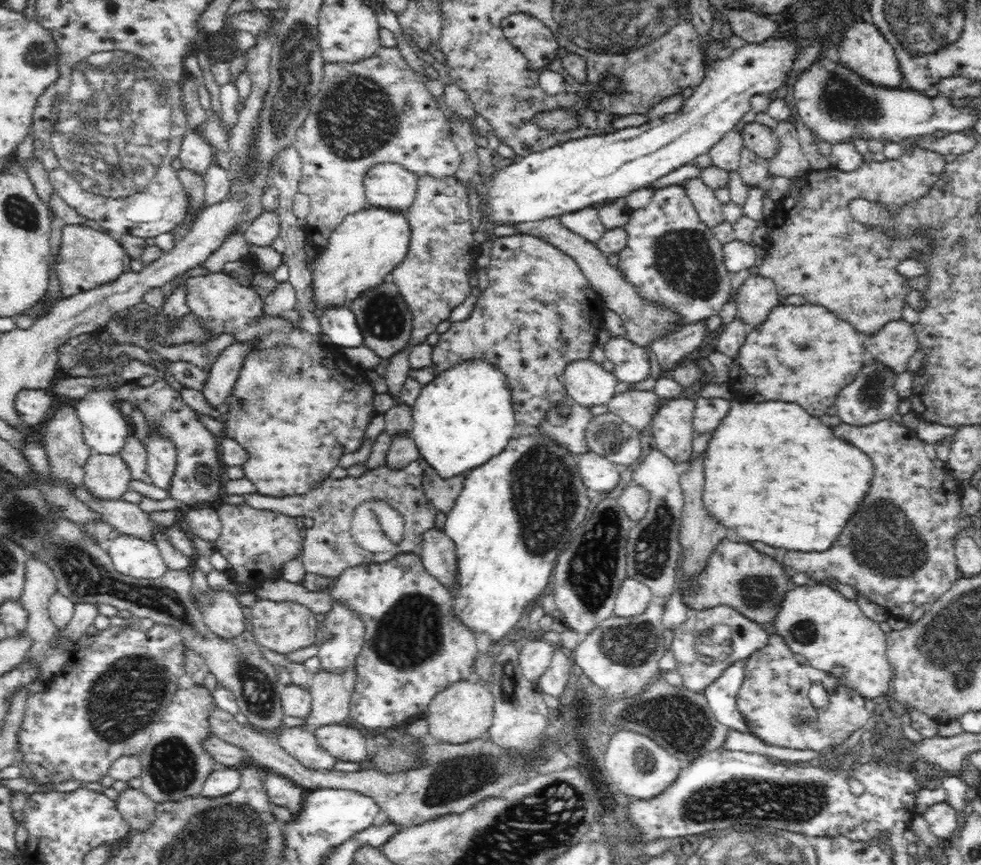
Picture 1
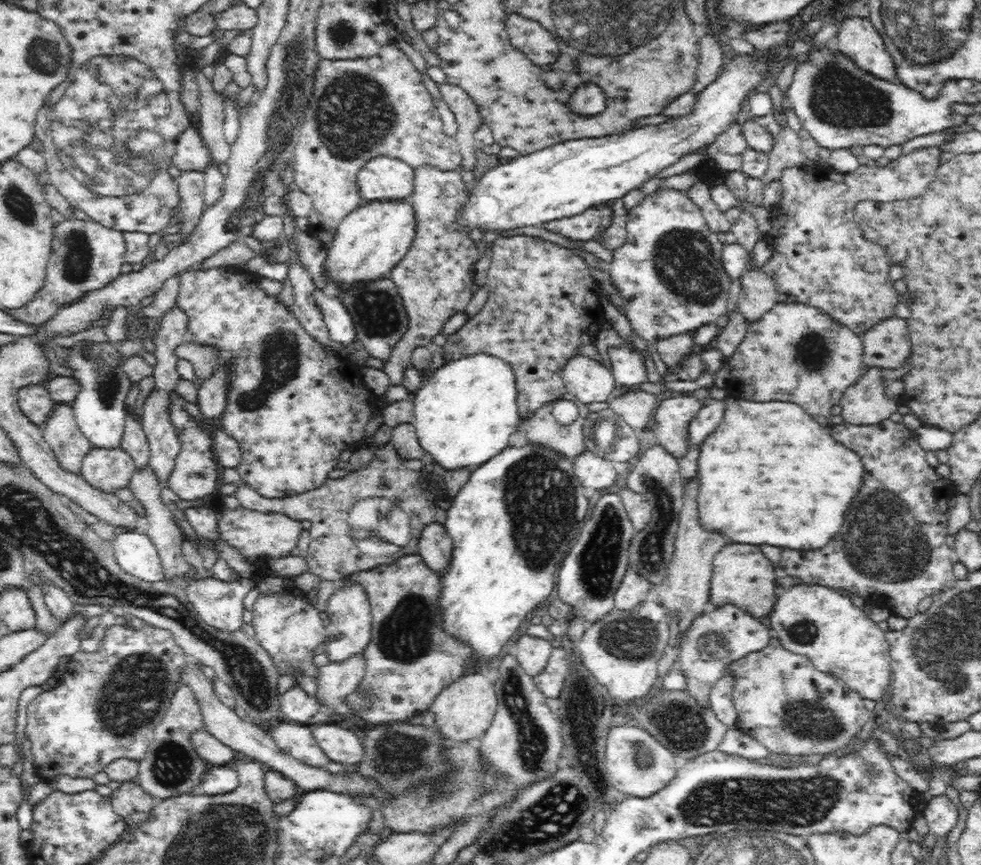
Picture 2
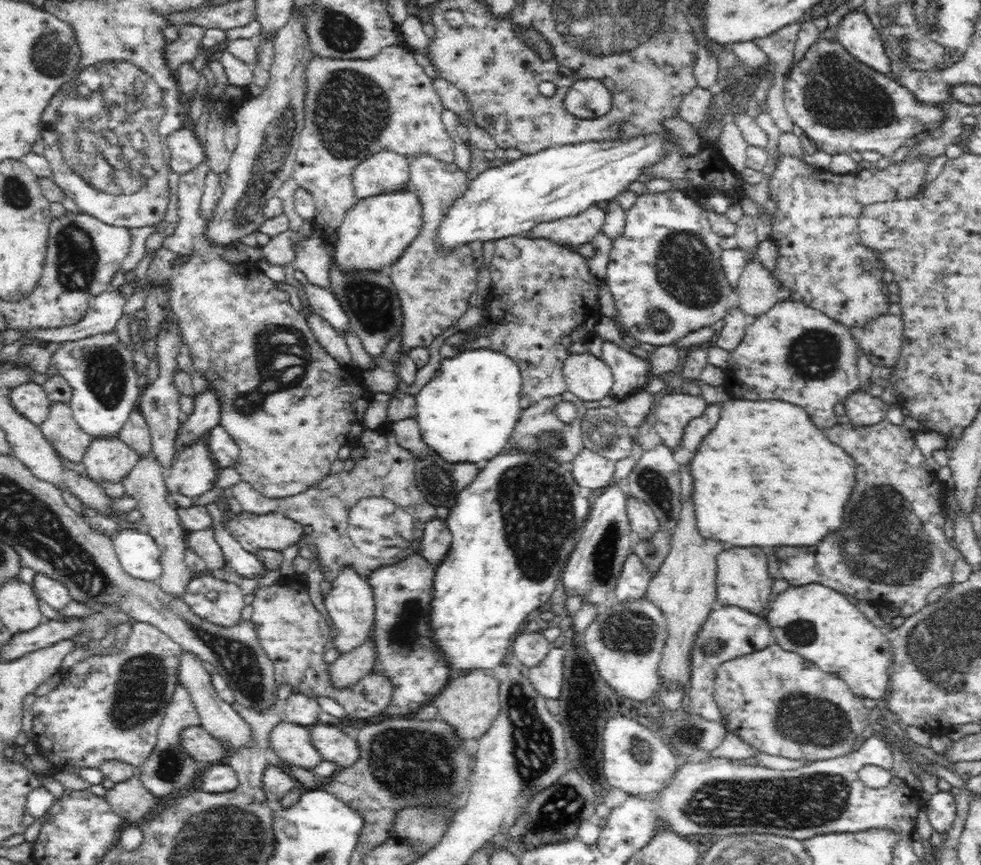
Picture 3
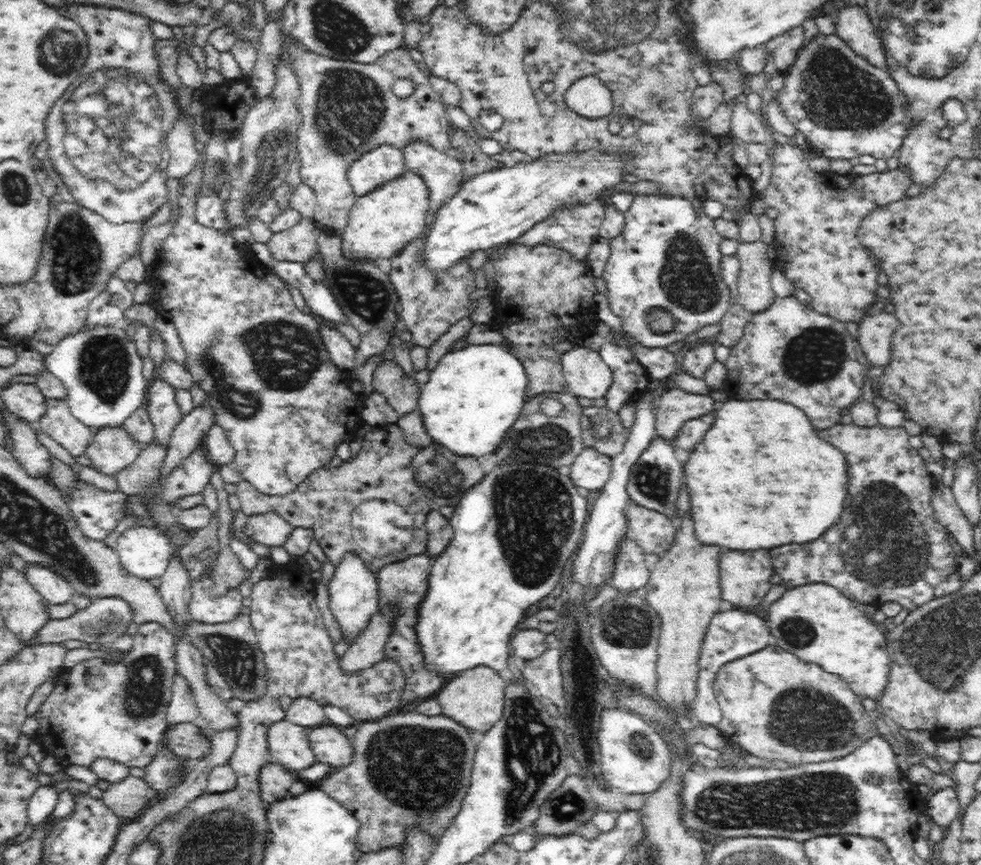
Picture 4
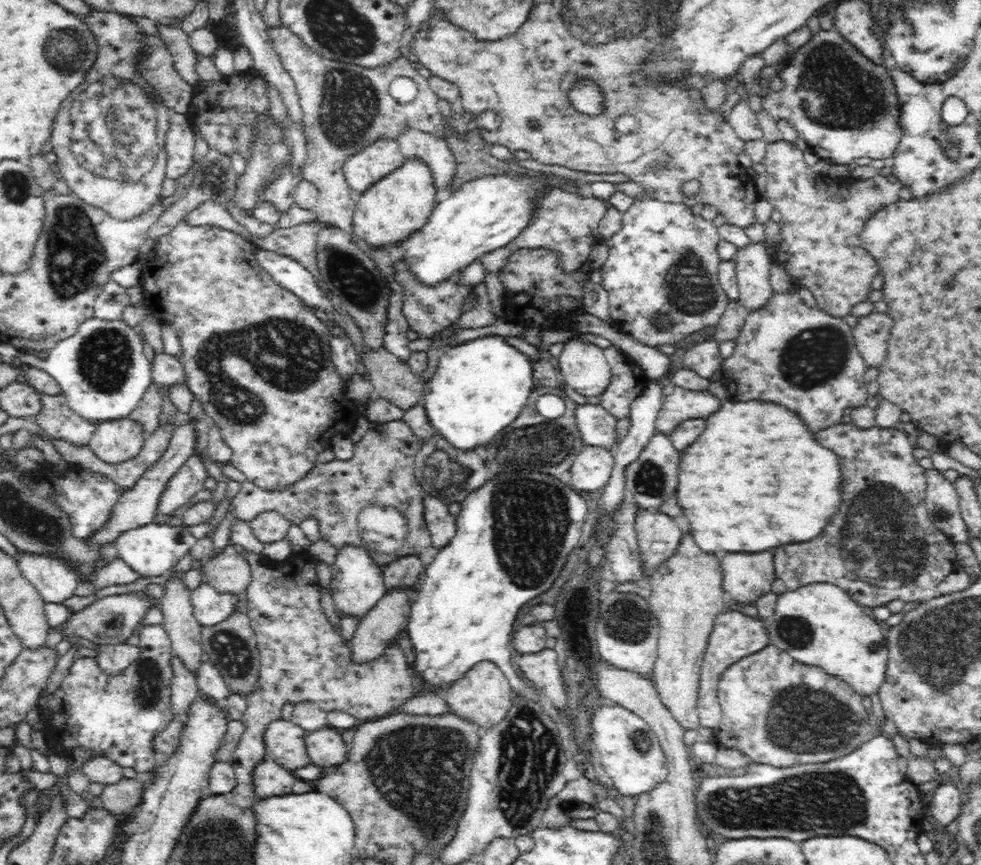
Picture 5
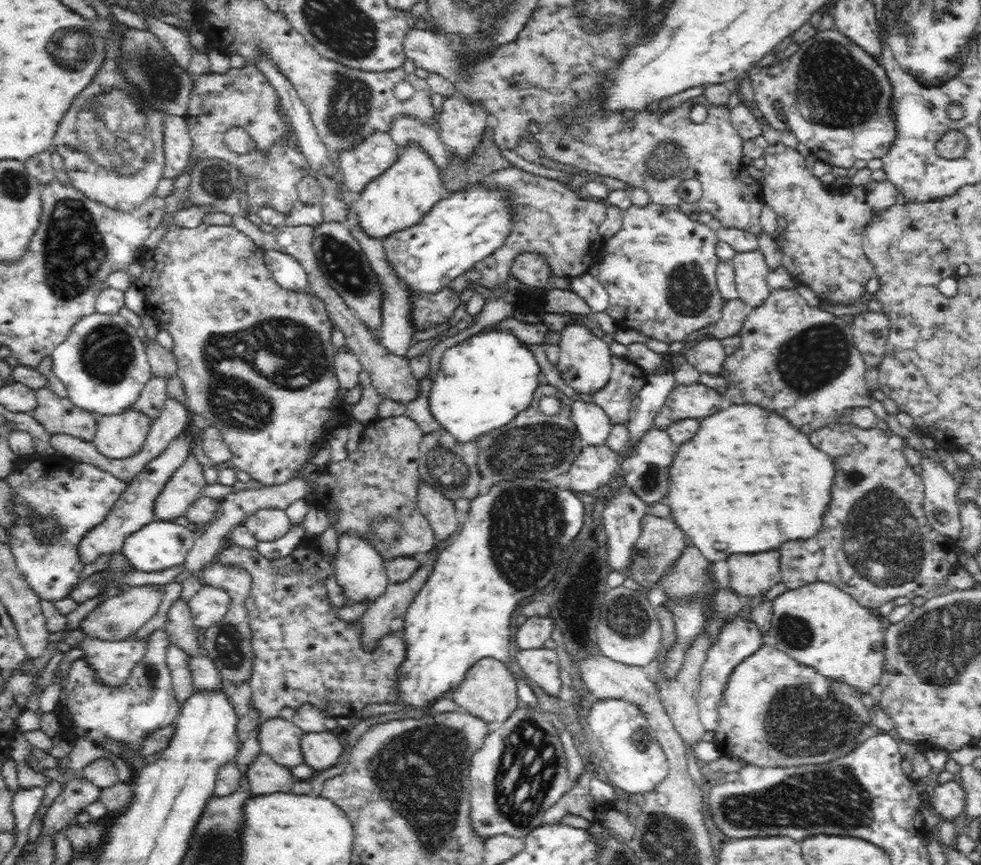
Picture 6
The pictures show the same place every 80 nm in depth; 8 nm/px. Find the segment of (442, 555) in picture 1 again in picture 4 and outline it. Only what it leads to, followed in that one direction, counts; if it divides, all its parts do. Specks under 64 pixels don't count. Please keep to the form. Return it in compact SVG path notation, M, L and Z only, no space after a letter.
M433 505L433 510L428 512L424 522L427 530L425 545L429 556L436 556L444 552L454 536L451 520L442 516L437 510L438 507Z

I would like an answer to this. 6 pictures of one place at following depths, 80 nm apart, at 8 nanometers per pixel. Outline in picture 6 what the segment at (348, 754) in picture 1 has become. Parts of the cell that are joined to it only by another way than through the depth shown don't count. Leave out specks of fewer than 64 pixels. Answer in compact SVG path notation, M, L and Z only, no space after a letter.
M330 730L303 733L300 739L303 763L316 772L340 765L343 746L343 738L334 735Z

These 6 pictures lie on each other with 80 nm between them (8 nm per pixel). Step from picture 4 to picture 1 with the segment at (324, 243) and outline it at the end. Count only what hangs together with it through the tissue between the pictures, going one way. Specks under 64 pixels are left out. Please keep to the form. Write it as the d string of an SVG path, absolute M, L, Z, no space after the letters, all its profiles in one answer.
M390 279L363 290L356 298L350 299L345 306L348 306L356 317L363 345L370 348L378 358L389 359L409 339L412 330L412 315L398 287Z

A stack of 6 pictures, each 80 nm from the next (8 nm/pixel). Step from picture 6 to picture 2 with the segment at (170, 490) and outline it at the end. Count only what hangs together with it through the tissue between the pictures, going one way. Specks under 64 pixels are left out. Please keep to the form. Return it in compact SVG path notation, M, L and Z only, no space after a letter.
M174 392L174 404L172 404L172 423L178 431L181 443L180 453L175 460L174 470L164 485L184 501L205 499L217 493L220 486L221 467L215 462L212 451L212 439L204 427L197 426L196 419L187 413L184 405L186 401Z

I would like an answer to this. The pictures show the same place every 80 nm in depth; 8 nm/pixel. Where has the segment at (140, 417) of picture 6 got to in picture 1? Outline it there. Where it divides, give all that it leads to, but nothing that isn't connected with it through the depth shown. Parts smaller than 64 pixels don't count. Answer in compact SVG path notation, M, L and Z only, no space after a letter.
M91 454L84 464L83 484L103 500L120 500L133 480L131 467L118 454Z

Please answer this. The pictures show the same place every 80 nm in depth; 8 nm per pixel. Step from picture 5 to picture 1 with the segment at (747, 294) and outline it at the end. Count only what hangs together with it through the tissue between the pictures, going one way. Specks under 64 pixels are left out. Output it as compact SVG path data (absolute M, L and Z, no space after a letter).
M753 270L736 291L734 301L738 317L754 327L764 322L771 310L779 305L779 297L774 281Z

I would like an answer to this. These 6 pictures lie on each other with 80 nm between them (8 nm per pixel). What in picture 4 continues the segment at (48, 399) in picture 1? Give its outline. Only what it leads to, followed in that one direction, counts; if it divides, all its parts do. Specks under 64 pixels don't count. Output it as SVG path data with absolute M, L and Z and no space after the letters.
M15 383L1 391L5 412L24 421L37 421L45 413L45 396L30 383Z

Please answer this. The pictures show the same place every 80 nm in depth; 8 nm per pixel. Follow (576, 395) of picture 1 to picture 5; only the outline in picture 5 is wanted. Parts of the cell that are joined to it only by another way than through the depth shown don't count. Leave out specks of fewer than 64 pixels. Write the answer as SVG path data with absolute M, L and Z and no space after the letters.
M580 334L563 343L558 365L566 386L587 397L602 393L611 379L611 367L604 354L605 348L584 342Z

